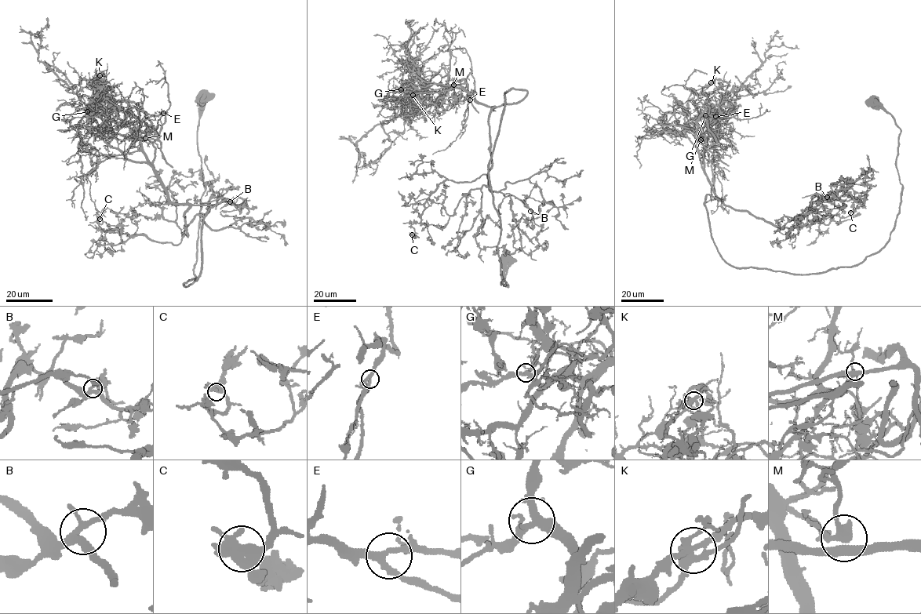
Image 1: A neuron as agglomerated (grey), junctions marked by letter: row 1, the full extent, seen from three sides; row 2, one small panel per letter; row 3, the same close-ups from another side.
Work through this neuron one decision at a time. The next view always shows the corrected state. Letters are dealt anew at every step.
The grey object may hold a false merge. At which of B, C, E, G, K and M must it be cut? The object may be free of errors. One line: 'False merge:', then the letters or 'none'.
False merge: K

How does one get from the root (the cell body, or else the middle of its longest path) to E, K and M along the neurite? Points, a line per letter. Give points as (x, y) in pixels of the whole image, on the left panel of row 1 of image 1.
E: (203, 99), (187, 286), (205, 215), (226, 198), (169, 200), (153, 163), (163, 113)
K: (203, 99), (197, 279), (185, 286), (201, 271), (205, 215), (226, 198), (174, 204), (100, 75)
M: (203, 99), (205, 191), (197, 279), (187, 286), (201, 271), (205, 215), (226, 198), (174, 204), (145, 138)

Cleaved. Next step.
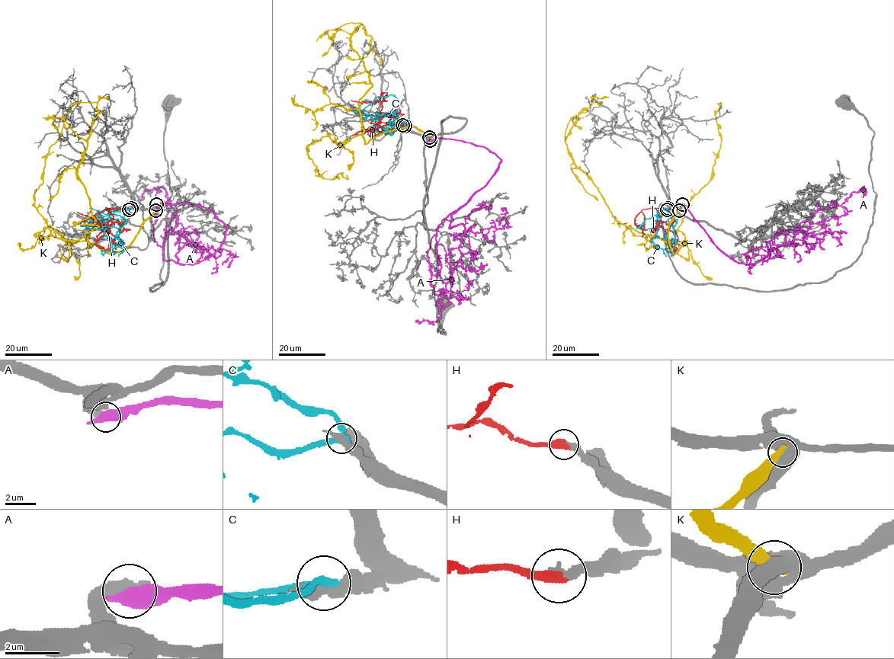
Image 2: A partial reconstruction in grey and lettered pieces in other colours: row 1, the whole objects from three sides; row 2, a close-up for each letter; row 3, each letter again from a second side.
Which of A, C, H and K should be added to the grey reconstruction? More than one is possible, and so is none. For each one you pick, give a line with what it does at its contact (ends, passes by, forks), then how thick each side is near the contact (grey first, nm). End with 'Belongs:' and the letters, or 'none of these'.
Belongs: none of these

